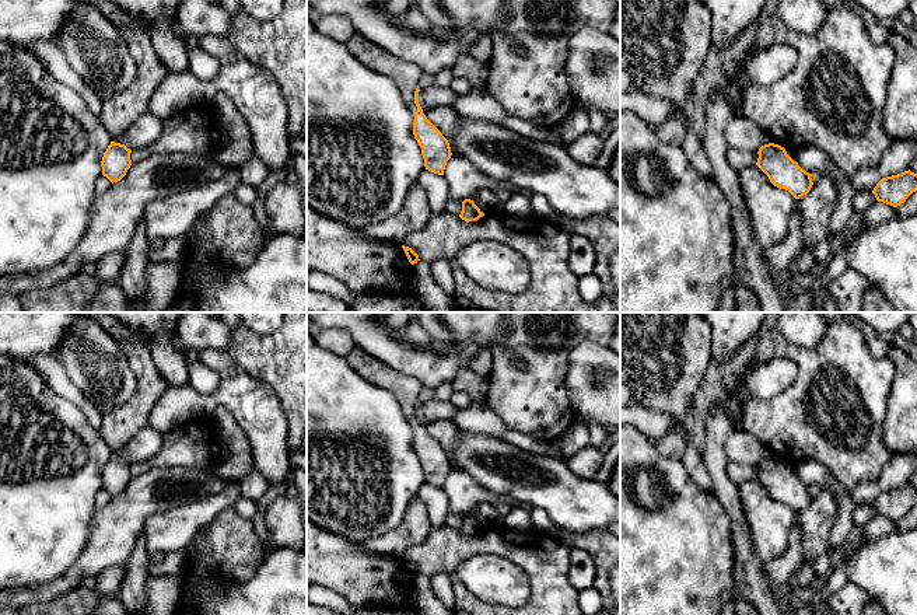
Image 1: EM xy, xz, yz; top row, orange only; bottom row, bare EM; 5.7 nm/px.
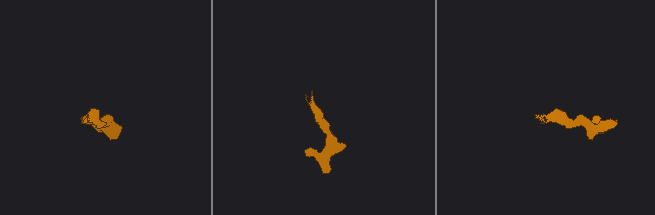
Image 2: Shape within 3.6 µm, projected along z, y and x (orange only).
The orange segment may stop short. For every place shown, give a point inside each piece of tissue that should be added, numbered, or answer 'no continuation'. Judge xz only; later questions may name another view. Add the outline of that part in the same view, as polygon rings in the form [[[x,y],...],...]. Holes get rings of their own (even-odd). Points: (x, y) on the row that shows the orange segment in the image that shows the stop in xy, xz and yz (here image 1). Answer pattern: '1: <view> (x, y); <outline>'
1: xz (406, 76); [[[354,34],[346,42],[346,46],[350,53],[364,66],[392,78],[399,88],[407,108],[412,112],[417,111],[414,104],[414,91],[419,85],[419,80],[424,74],[417,64],[393,56],[358,34]]]

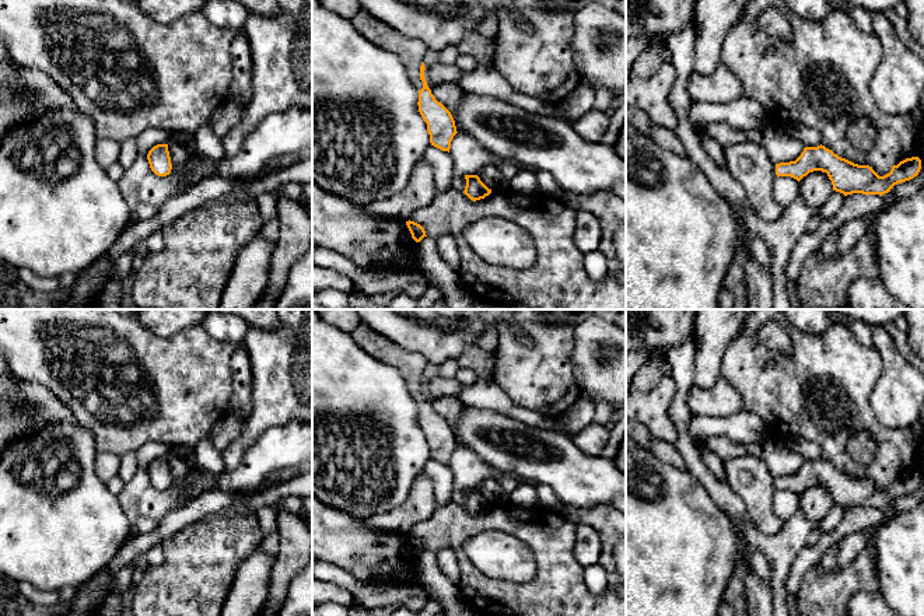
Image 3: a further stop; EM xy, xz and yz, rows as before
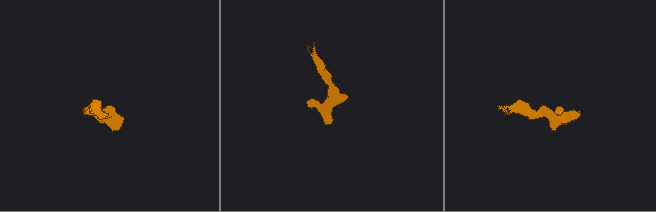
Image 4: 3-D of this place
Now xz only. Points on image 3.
1: xz (410, 52); [[[360,10],[350,21],[371,43],[395,53],[403,63],[413,85],[417,90],[423,88],[423,81],[420,80],[420,66],[428,52],[424,42],[398,32],[364,10]]]

